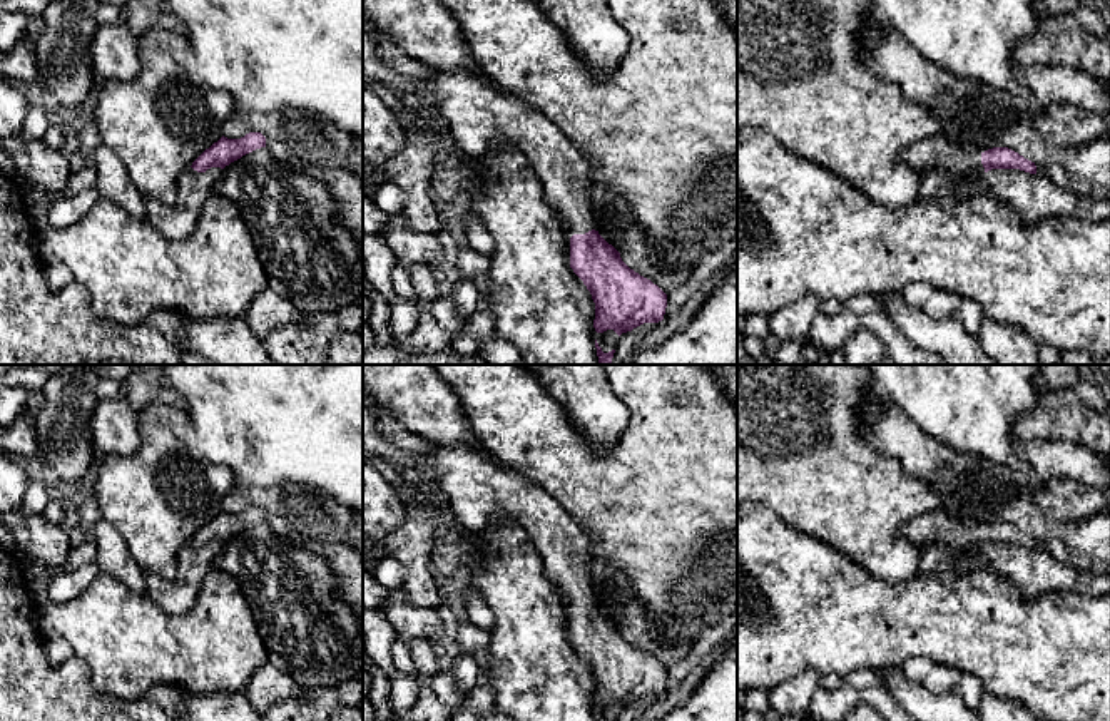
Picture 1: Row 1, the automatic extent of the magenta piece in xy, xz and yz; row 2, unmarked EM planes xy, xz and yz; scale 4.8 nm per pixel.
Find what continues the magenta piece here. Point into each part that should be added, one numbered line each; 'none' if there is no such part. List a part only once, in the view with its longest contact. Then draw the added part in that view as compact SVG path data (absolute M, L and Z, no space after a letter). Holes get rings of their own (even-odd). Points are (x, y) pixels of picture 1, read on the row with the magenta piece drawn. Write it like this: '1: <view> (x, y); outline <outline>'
1: xz (478, 116); outline M363 28L363 72L373 80L376 89L401 89L435 97L438 115L445 120L455 146L473 159L480 159L493 146L515 147L535 171L542 182L543 197L557 211L563 229L570 236L595 229L592 204L595 179L592 177L590 164L555 124L515 95L507 94L471 72L435 69L430 65L426 65L426 70L428 75L425 79L413 79L388 67L378 57L374 37Z

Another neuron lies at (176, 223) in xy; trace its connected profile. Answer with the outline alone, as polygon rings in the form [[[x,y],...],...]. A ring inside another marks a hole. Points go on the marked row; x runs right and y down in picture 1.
[[[192,167],[186,169],[176,181],[176,204],[167,206],[155,199],[147,199],[145,219],[169,241],[189,238],[221,176],[221,167],[211,167],[206,172],[197,172]]]

